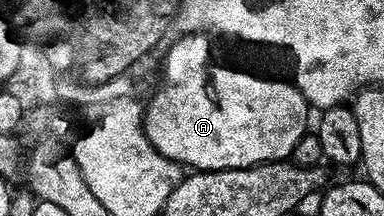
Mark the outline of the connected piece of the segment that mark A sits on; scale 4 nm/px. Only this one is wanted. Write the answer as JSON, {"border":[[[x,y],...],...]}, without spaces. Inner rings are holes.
{"border":[[[205,32],[181,34],[178,42],[166,52],[161,83],[149,106],[147,102],[144,107],[145,135],[160,154],[194,171],[247,168],[288,159],[295,144],[299,144],[301,137],[310,129],[309,103],[292,81],[280,82],[277,78],[264,78],[261,74],[240,70],[229,62],[221,62],[208,36]]]}

